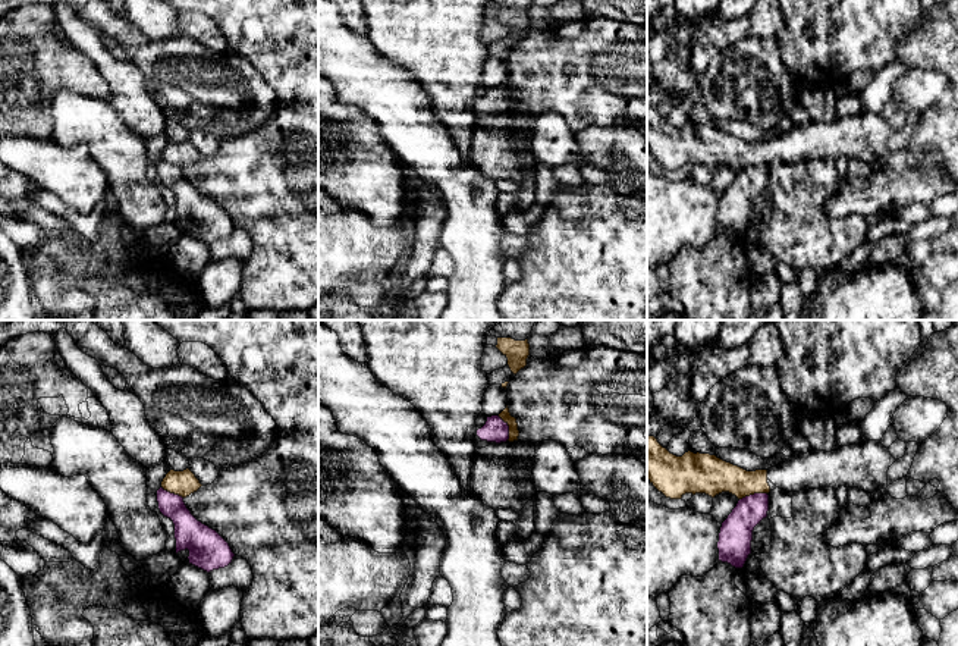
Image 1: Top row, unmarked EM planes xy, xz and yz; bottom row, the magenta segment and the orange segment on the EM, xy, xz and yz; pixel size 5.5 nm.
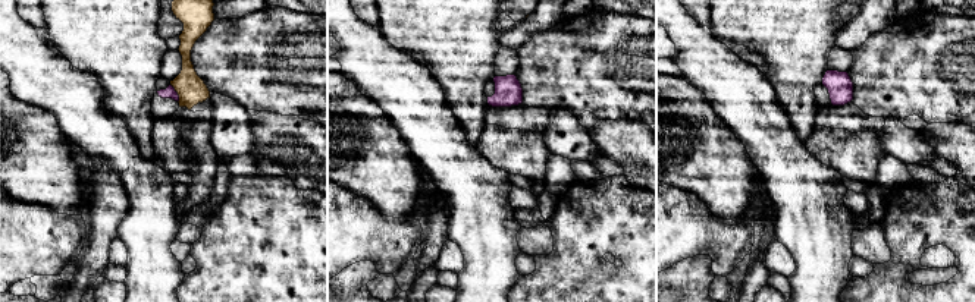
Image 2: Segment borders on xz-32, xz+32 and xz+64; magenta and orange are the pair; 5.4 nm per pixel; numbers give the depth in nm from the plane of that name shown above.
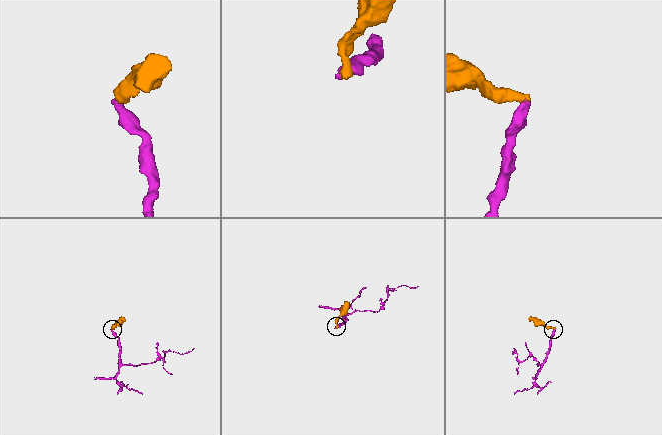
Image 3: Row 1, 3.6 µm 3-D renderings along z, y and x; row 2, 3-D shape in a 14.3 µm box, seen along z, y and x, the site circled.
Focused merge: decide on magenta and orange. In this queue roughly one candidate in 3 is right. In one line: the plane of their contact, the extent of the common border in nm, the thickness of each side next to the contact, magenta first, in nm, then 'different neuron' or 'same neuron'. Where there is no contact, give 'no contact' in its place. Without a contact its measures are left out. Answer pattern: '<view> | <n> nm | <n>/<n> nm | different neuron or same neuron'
yz | 160 nm | 180/200 nm | different neuron

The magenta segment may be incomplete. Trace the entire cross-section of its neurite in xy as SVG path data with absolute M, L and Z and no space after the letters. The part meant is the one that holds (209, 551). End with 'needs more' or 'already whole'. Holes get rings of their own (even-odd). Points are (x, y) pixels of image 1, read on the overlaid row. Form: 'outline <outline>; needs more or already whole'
outline M160 487L160 512L175 524L176 554L189 551L189 564L210 573L227 567L235 554L229 543L213 529L198 521L186 508L183 498Z; already whole

